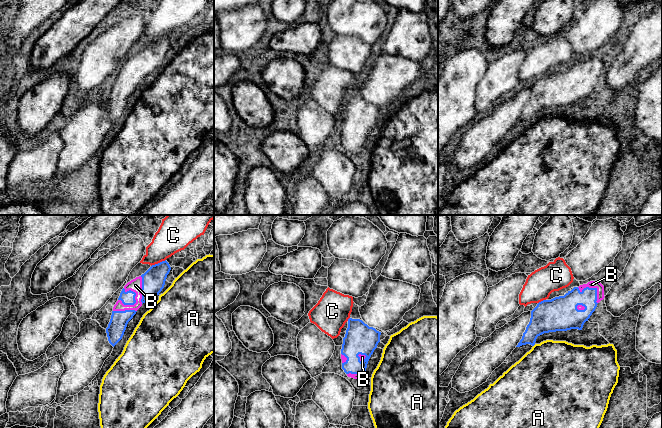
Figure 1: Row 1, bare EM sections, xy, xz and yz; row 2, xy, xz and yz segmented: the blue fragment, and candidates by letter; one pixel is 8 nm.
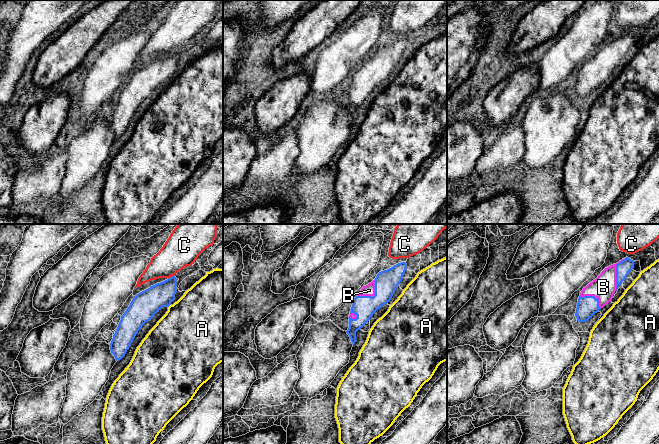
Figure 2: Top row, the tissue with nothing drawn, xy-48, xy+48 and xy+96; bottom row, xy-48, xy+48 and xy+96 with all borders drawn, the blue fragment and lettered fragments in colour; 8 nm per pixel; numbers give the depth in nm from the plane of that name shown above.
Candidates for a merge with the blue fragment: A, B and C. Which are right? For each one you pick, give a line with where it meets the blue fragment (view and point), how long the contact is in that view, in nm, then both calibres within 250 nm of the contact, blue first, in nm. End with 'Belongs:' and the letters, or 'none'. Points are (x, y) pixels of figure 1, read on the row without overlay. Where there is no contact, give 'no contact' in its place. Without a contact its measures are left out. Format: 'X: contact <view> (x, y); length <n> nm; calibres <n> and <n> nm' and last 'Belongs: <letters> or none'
B: contact xy (135, 69); length 170 nm; calibres 110 and 110 nm
Belongs: B

